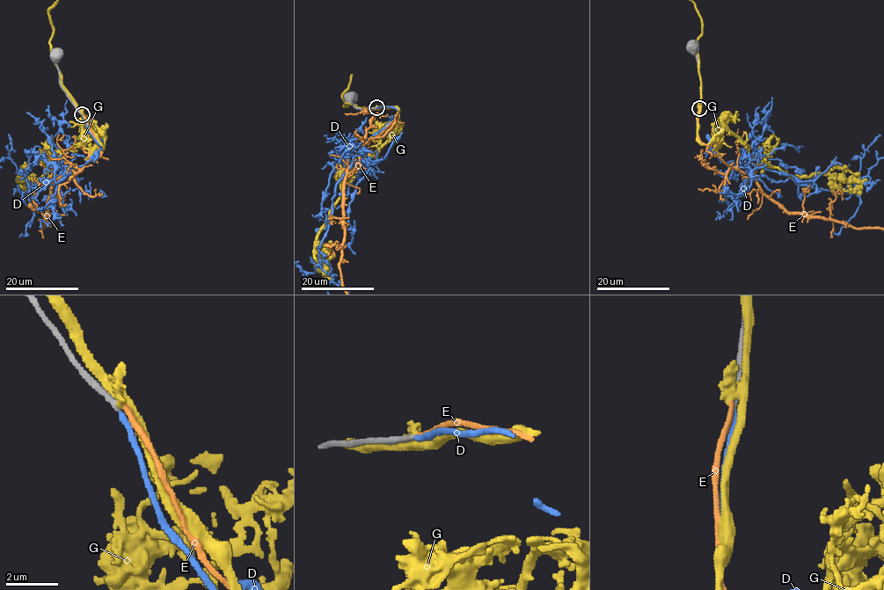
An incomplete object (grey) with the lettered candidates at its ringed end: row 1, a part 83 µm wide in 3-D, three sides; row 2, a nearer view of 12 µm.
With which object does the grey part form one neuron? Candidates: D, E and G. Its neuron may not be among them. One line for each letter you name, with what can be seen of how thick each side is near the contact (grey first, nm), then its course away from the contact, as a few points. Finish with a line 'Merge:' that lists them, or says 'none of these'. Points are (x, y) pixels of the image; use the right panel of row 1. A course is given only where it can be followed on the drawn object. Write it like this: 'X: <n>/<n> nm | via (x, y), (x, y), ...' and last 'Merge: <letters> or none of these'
Merge: none of these

